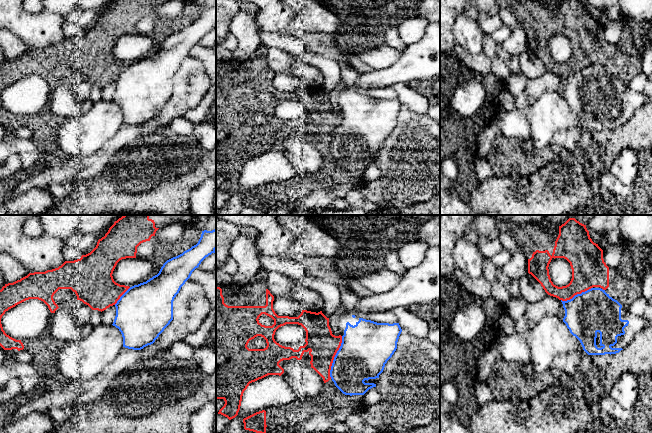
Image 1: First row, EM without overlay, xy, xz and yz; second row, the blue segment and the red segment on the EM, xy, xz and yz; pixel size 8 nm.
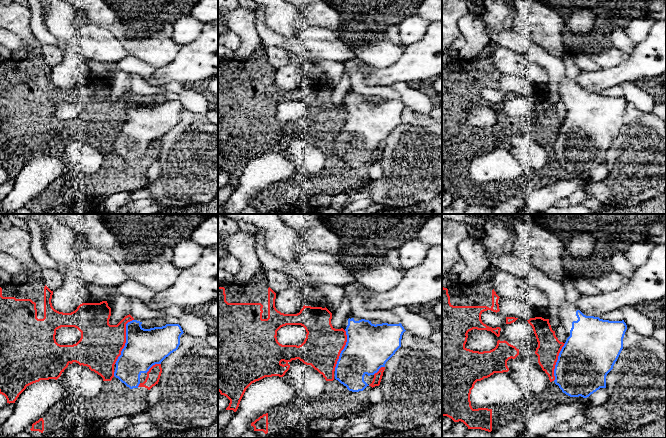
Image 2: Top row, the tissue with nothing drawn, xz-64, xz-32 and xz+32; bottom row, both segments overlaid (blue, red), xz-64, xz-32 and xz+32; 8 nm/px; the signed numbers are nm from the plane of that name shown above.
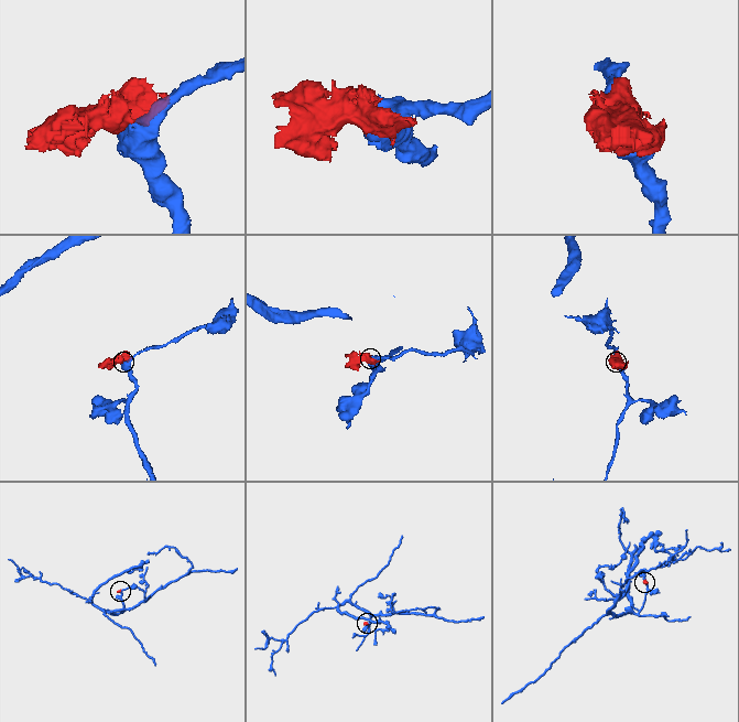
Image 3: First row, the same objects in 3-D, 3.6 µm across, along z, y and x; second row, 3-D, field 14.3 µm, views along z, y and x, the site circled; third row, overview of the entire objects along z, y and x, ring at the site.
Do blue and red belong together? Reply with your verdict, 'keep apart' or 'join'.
keep apart

